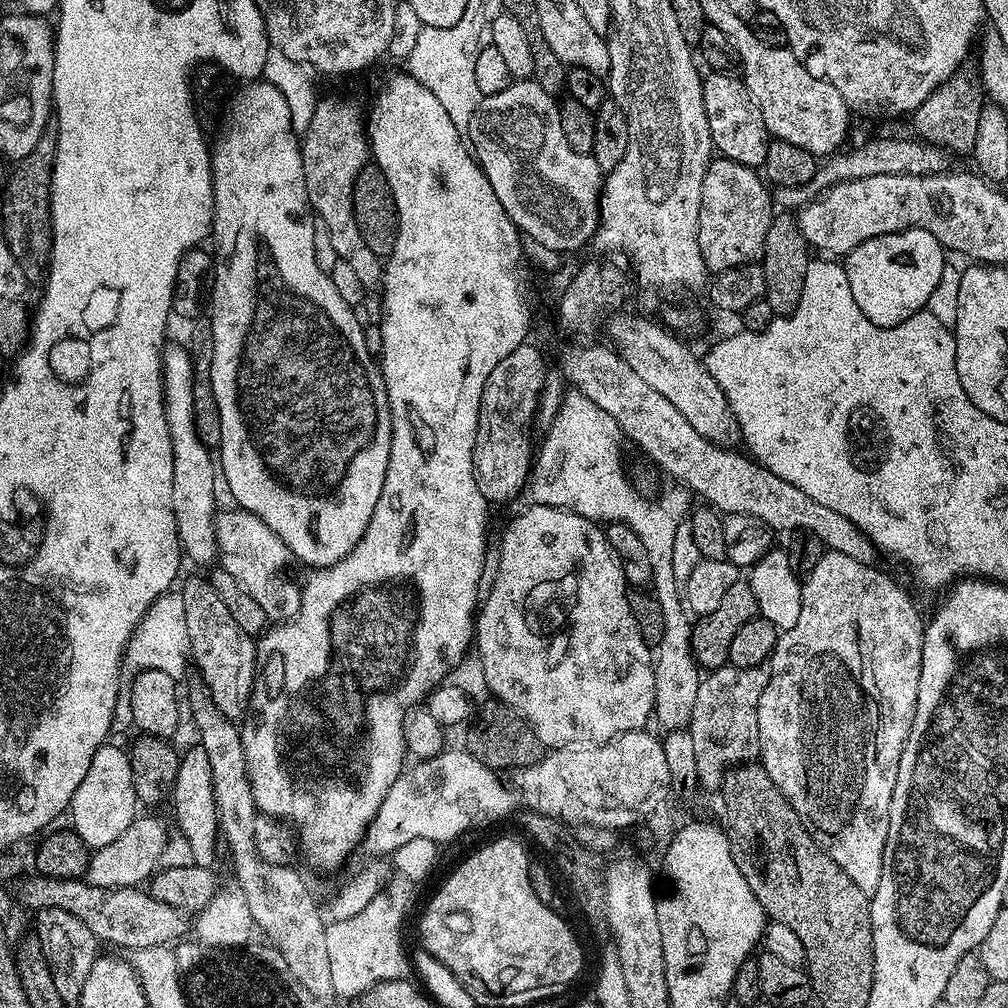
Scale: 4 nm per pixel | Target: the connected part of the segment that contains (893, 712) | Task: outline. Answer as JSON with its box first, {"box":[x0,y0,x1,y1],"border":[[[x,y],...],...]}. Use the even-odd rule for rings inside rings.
{"box":[758,551,925,898],"border":[[[825,551],[818,566],[814,566],[814,570],[803,577],[802,614],[798,614],[798,622],[776,637],[776,649],[770,657],[768,685],[766,690],[762,690],[762,698],[758,702],[759,759],[766,774],[770,774],[774,786],[778,786],[786,802],[790,802],[794,814],[798,814],[816,845],[830,858],[834,858],[846,878],[850,878],[850,882],[854,882],[854,886],[858,886],[858,890],[862,890],[869,898],[878,890],[878,882],[882,882],[882,854],[886,850],[886,830],[890,826],[890,798],[894,794],[898,762],[902,758],[902,750],[914,722],[914,706],[918,702],[924,625],[925,621],[920,620],[915,602],[886,573],[871,568],[868,562],[856,560],[853,556]]]}

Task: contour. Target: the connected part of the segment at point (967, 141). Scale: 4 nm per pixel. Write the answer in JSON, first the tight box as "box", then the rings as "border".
{"box":[910,69,986,156],"border":[[[959,69],[910,116],[912,128],[917,132],[915,135],[921,141],[940,145],[955,155],[964,156],[969,155],[974,146],[975,135],[978,134],[979,115],[986,103],[986,93],[979,75],[973,69],[966,69]]]}

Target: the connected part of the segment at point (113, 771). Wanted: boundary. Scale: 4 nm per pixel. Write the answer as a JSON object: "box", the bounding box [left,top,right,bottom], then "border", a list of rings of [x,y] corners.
{"box":[68,742,138,849],"border":[[[106,742],[95,752],[90,769],[69,804],[68,816],[72,818],[72,830],[78,833],[89,849],[104,847],[118,840],[137,818],[136,808],[138,801],[134,794],[133,770],[128,752],[112,745],[112,742]]]}

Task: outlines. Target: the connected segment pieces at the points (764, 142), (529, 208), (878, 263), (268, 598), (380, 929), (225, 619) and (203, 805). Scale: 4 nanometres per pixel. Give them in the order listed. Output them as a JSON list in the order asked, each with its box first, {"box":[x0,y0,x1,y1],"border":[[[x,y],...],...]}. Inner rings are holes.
[{"box":[702,71,770,169],"border":[[[709,71],[707,75],[702,80],[702,102],[710,124],[713,149],[723,159],[759,169],[770,143],[770,133],[762,118],[762,110],[758,110],[739,75],[714,71]]]},{"box":[466,79,602,254],"border":[[[535,79],[517,80],[506,90],[483,97],[470,122],[466,140],[474,149],[477,164],[486,174],[498,202],[527,239],[542,242],[550,250],[567,254],[587,245],[595,236],[602,195],[602,169],[595,156],[575,152],[562,134],[560,105],[538,86]]]},{"box":[843,228,946,328],"border":[[[906,228],[902,232],[870,238],[848,253],[843,261],[846,278],[850,282],[850,294],[854,294],[858,310],[862,310],[864,317],[879,328],[896,328],[915,312],[925,311],[930,294],[934,294],[934,286],[938,286],[938,278],[942,278],[945,263],[946,250],[938,242],[938,238],[921,228]]]},{"box":[216,506,301,621],"border":[[[239,506],[233,509],[233,512],[220,510],[216,514],[216,547],[222,560],[224,556],[223,571],[229,572],[273,621],[295,617],[300,611],[301,585],[291,584],[280,573],[290,561],[288,547],[274,534],[274,530],[270,530],[270,526],[266,526],[266,522],[262,522],[262,518]]]},{"box":[326,878,413,997],"border":[[[396,878],[389,883],[384,891],[379,892],[374,902],[369,902],[354,918],[332,920],[326,927],[326,958],[330,958],[330,984],[338,997],[363,997],[374,986],[391,980],[403,980],[410,972],[410,956],[404,953],[404,936],[400,931],[404,928],[404,915],[412,904],[413,881]]]},{"box":[179,576,258,722],"border":[[[190,576],[182,584],[179,593],[185,607],[190,656],[194,662],[196,659],[199,679],[222,715],[233,722],[239,721],[239,716],[243,717],[249,711],[254,685],[258,680],[257,641],[246,634],[232,617],[222,596],[214,590],[211,579]]]},{"box":[170,744,220,868],"border":[[[193,744],[181,753],[178,775],[172,788],[170,805],[174,810],[176,828],[191,847],[193,862],[203,868],[209,868],[216,858],[216,842],[219,843],[220,831],[217,822],[216,799],[213,796],[213,778],[211,777],[210,757],[204,747]]]}]

